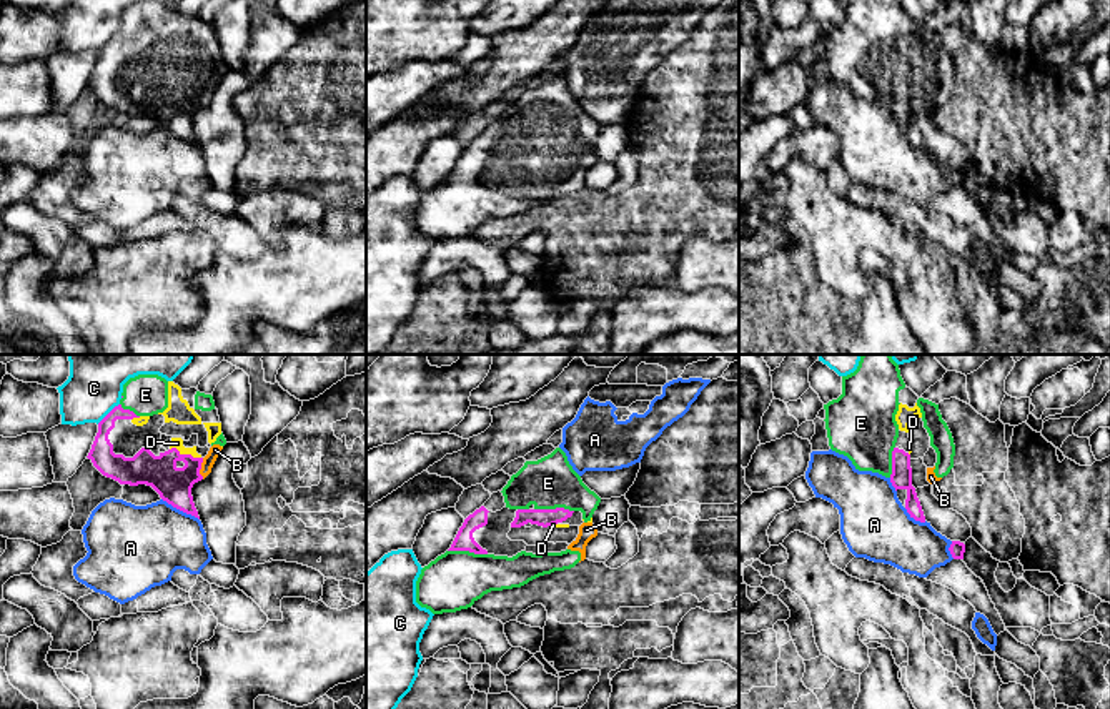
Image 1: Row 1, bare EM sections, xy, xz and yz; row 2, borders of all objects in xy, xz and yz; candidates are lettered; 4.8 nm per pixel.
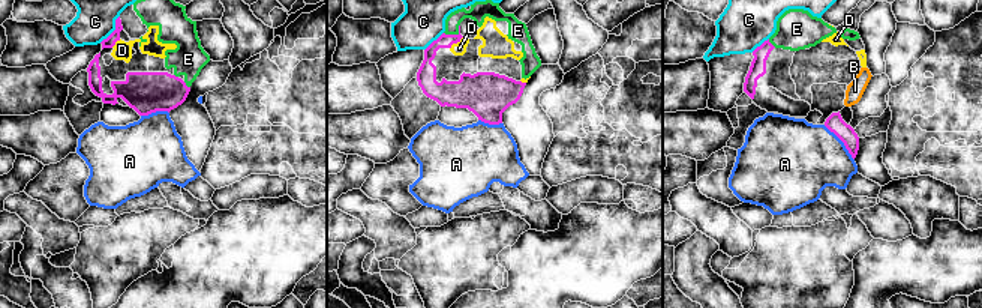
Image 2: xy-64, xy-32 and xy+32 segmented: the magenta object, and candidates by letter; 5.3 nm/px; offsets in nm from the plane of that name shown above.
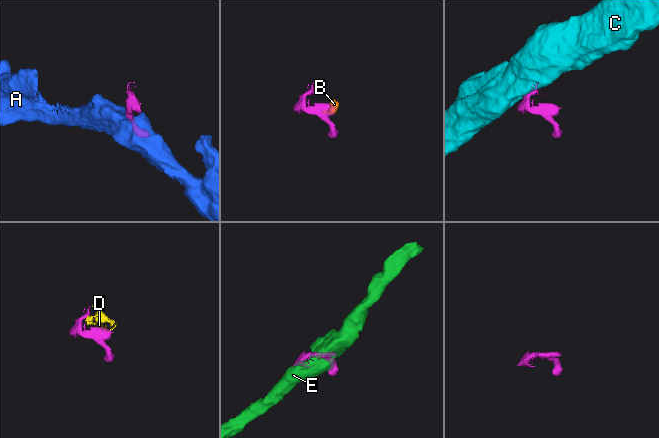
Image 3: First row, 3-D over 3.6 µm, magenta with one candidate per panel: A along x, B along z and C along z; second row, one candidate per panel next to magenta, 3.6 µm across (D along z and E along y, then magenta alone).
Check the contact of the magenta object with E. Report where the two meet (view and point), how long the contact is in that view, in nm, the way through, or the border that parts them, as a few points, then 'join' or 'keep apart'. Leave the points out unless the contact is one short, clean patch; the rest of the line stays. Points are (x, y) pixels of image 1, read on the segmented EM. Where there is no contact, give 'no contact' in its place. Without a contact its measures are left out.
xz (556, 508) | 190 nm | join

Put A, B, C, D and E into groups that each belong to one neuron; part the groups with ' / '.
A / B D E / C

